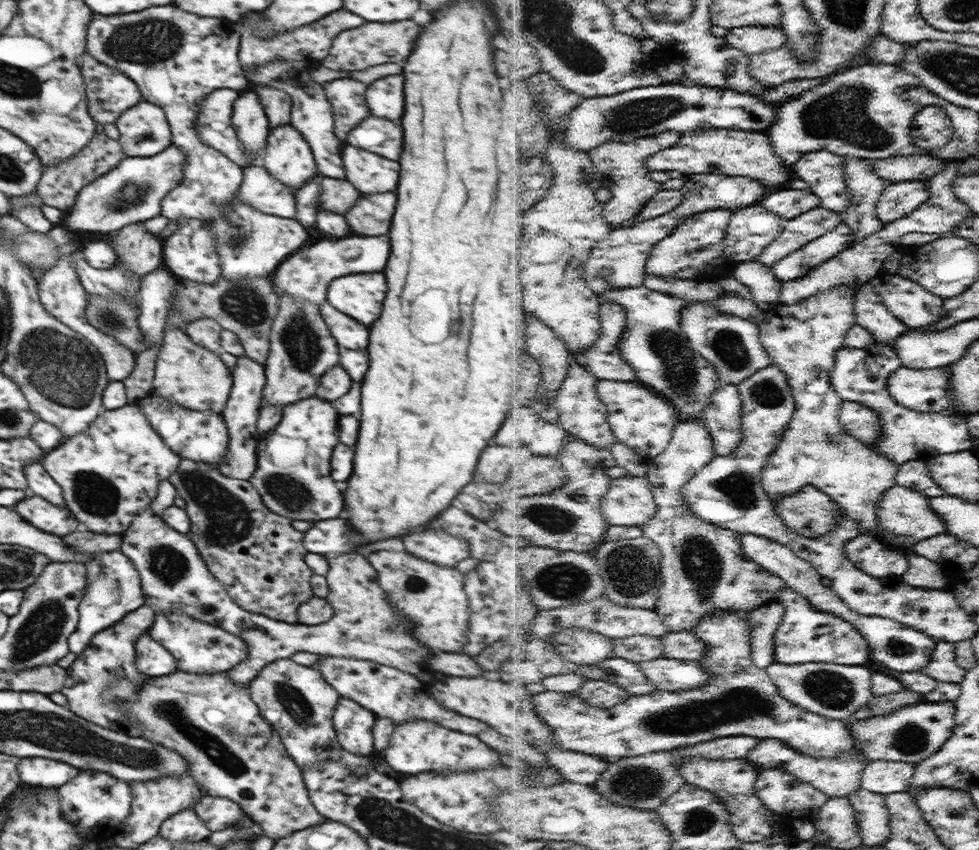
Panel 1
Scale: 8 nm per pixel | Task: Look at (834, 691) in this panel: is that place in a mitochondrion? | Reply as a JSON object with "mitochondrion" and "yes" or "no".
{"mitochondrion":"yes"}

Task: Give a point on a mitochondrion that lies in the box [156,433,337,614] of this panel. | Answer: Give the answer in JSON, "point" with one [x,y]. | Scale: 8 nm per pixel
{"point":[226,517]}

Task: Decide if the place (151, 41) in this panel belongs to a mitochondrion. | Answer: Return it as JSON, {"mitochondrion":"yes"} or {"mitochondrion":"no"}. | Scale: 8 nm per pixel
{"mitochondrion":"yes"}

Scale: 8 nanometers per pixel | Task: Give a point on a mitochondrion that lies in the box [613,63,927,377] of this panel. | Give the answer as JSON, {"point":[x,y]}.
{"point":[840,114]}

